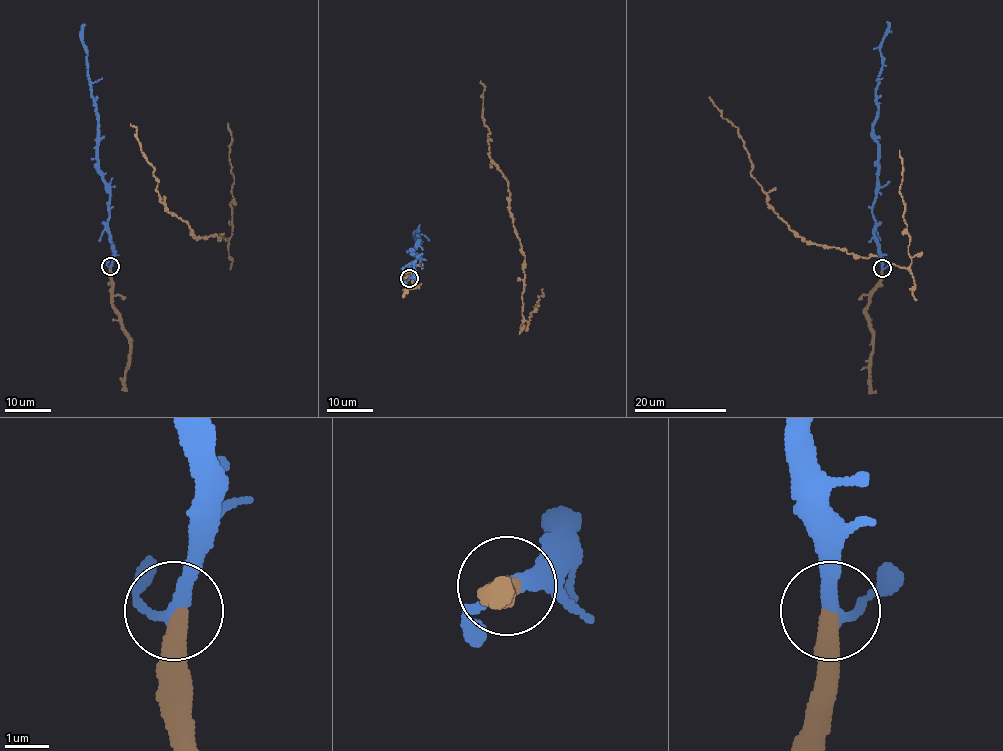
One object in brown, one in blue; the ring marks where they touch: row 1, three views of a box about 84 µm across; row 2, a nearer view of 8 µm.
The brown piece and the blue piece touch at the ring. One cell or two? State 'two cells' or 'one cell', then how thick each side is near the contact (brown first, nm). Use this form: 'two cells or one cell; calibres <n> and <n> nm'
one cell; calibres 440 and 280 nm

